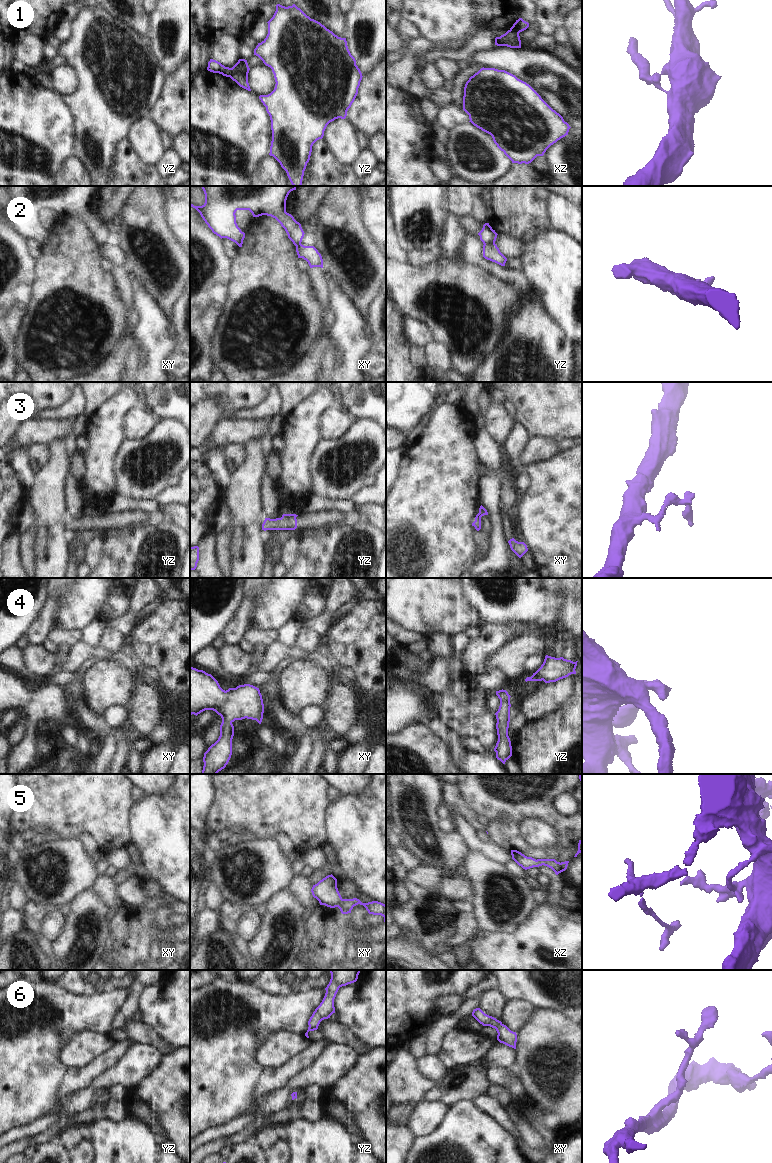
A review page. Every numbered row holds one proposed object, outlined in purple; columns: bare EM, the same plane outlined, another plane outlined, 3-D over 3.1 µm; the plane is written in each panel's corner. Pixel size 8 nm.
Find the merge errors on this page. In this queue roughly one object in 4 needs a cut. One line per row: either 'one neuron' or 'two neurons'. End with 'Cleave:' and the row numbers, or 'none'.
1: two neurons
2: two neurons
3: two neurons
4: one neuron
5: one neuron
6: one neuron
Cleave: 1, 2, 3

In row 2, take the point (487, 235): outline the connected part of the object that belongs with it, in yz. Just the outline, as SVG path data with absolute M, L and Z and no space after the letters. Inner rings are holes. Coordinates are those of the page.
M485 223L478 235L480 236L480 240L483 244L488 244L495 243L498 234L492 229L489 223Z

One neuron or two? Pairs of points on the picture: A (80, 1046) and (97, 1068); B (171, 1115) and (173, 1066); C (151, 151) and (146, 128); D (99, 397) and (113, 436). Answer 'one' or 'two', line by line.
A: two
B: one
C: one
D: two

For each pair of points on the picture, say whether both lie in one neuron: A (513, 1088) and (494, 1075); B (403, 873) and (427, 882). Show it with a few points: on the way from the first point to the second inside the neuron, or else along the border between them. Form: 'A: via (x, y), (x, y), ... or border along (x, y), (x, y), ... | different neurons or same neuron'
A: via (508, 1083), (499, 1076) | same neuron
B: via (409, 875), (421, 876) | same neuron

